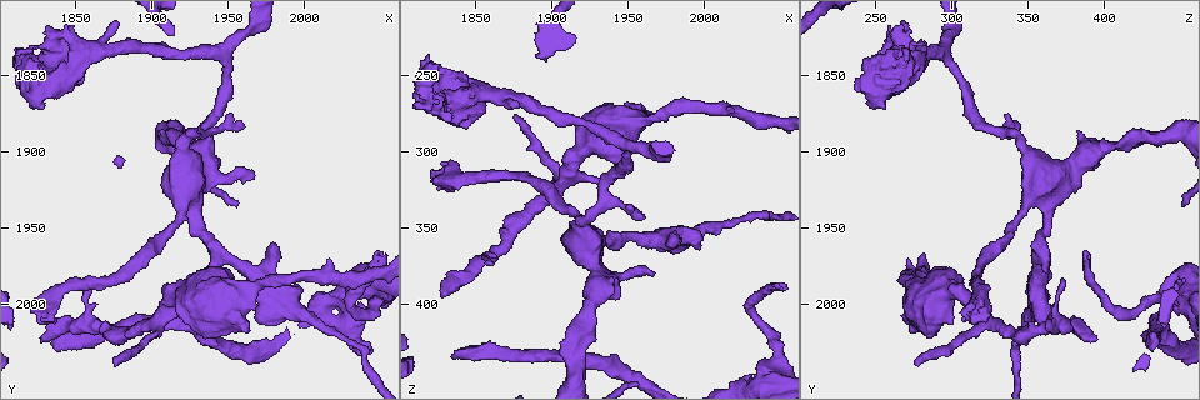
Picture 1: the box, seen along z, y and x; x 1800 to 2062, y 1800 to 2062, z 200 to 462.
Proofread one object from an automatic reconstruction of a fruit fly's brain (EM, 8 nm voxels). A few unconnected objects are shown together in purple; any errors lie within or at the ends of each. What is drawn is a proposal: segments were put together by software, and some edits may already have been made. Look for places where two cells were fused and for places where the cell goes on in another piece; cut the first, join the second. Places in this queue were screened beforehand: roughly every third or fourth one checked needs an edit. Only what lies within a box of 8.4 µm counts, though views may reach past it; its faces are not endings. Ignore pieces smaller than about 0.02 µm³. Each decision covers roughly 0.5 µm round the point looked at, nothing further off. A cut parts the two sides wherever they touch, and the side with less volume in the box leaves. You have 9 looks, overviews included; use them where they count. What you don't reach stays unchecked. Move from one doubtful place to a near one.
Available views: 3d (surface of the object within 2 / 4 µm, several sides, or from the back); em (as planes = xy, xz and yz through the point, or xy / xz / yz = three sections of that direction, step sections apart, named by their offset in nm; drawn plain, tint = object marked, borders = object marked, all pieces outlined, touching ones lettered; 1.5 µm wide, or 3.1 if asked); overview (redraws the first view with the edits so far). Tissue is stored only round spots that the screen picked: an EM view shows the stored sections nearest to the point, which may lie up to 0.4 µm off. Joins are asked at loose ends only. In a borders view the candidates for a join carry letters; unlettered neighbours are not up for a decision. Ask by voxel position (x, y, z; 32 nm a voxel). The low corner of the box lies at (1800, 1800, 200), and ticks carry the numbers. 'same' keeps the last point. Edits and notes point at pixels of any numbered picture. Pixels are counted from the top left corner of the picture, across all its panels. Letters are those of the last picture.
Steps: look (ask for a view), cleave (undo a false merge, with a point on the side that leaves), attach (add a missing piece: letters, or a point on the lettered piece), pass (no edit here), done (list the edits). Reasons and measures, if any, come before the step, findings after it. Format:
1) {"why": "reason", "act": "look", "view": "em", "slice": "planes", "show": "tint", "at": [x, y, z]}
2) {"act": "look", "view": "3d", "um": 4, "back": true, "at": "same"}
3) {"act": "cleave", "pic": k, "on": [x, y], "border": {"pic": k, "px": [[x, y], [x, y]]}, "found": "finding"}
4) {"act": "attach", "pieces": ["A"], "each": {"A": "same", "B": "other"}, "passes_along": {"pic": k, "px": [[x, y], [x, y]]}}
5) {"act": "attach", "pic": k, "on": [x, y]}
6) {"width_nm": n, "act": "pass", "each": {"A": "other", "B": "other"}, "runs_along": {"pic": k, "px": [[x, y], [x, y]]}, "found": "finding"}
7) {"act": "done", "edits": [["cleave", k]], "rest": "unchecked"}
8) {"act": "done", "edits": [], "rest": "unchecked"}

{"why": "thick turns thin", "act": "look", "view": "3d", "um": 4, "at": [1962, 1990, 278]}

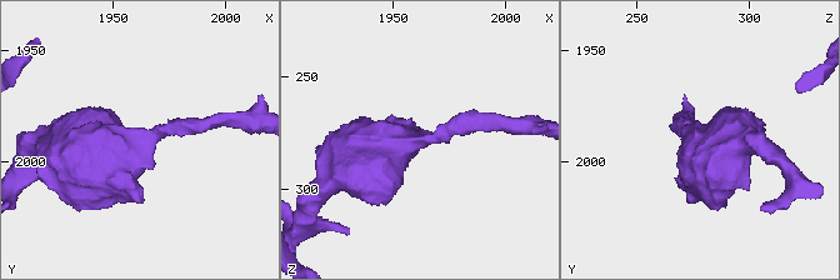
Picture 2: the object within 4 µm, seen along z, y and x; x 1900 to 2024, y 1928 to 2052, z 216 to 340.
{"why": "need the tissue", "act": "look", "view": "em", "slice": "planes", "show": "plain", "at": [1963, 1991, 280]}

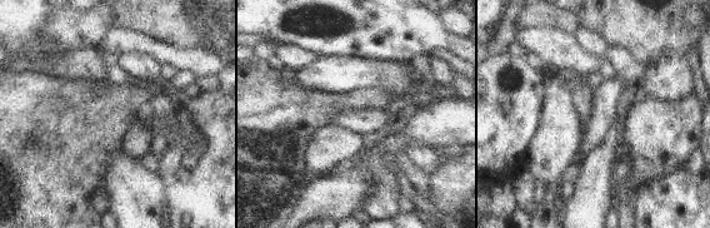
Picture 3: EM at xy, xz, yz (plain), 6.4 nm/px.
{"why": "see the neighbours", "act": "look", "view": "em", "slice": "planes", "show": "borders", "at": "same"}

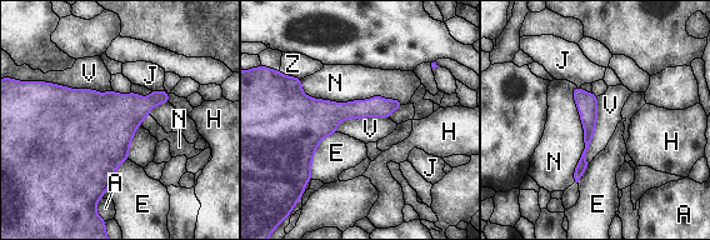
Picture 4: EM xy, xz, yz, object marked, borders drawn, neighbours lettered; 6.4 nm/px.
{"act": "pass", "each": {"A": "other", "E": "other", "H": "other", "J": "other", "N": "other", "V": "other", "Z": "other"}, "border": {"pic": 4, "px": [[31, 80], [113, 91]]}, "found": "continuous, no second cell"}

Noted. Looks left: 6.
{"why": "branch stops here", "act": "look", "view": "3d", "um": 4, "at": [1856, 1984, 374]}

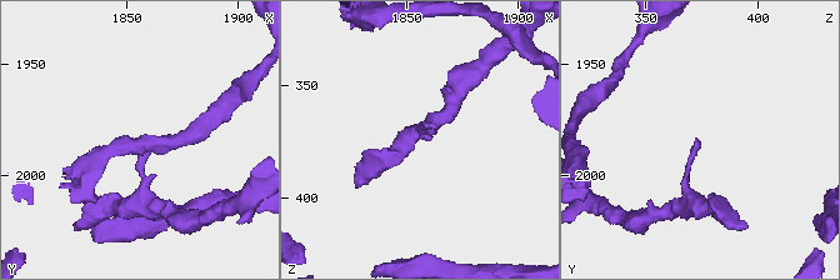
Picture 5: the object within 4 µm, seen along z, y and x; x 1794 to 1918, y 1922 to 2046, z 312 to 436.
{"why": "need the tissue", "act": "look", "view": "em", "slice": "planes", "show": "tint", "at": [1858, 1985, 374]}

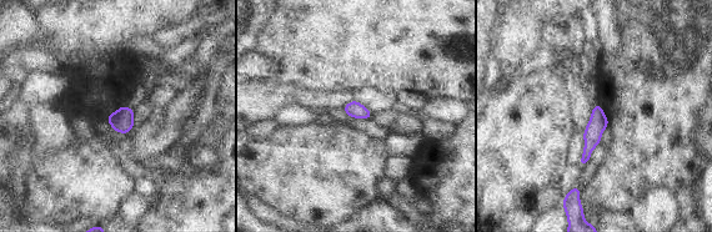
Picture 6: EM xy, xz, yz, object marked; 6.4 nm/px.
{"why": "see the neighbours", "act": "look", "view": "em", "slice": "planes", "show": "borders", "at": "same"}

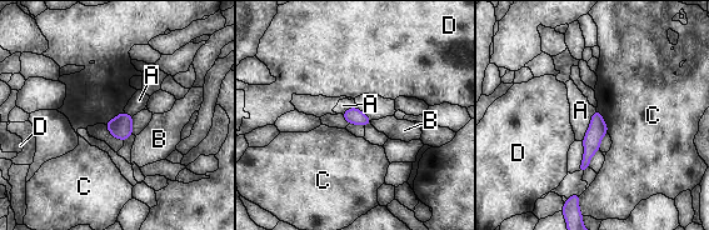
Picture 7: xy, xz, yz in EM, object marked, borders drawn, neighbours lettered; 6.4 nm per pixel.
{"act": "pass", "each": {"A": "other", "B": "other", "C": "other", "D": "other"}, "runs_along": {"pic": 7, "px": [[597, 115], [597, 130], [584, 165]]}, "found": "none of them fits"}

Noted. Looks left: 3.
{"why": "branch stops here", "act": "look", "view": "3d", "um": 2, "at": [1874, 2040, 276]}

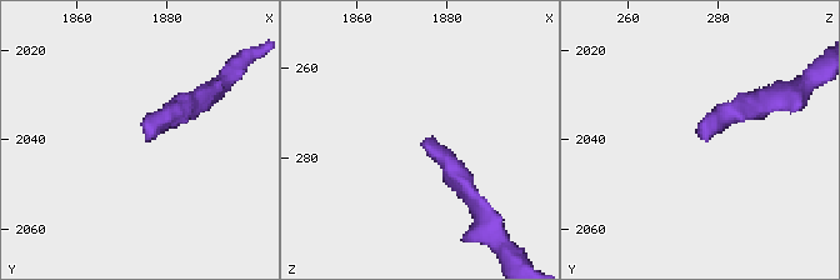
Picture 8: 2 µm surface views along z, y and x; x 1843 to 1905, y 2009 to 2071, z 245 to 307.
{"act": "look", "view": "em", "slice": "planes", "show": "borders", "at": [1876, 2041, 277]}

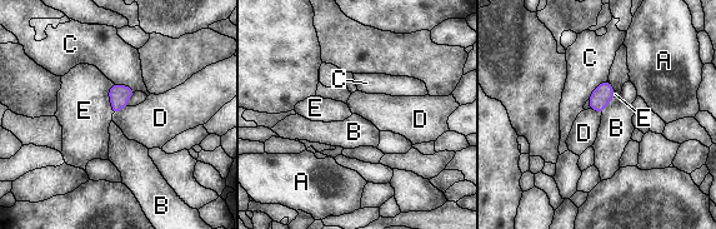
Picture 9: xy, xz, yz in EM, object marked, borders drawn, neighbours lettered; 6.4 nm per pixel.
{"act": "pass", "each": {"A": "other", "B": "other", "C": "other", "D": "other", "E": "other"}, "border": {"pic": 9, "px": [[126, 105], [113, 114]]}, "found": "none of them fits"}

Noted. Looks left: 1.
{"why": "stops while still wide", "act": "look", "view": "em", "slice": "planes", "show": "borders", "at": [1820, 1856, 238]}

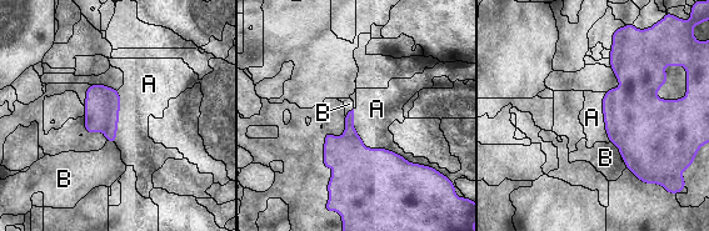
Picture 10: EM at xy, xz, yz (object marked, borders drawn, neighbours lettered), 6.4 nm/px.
{"act": "pass", "each": {"A": "other", "B": "other"}, "border": {"pic": 10, "px": [[353, 109], [365, 147], [427, 166]]}, "found": "no lettered piece goes on from it"}

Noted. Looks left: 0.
{"act": "done", "edits": [], "rest": "unchecked"}

